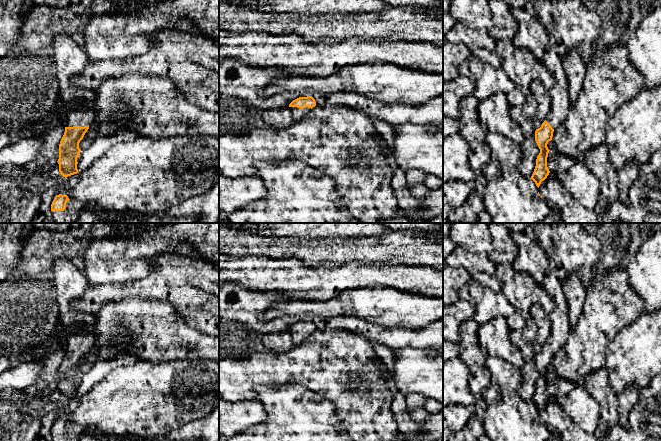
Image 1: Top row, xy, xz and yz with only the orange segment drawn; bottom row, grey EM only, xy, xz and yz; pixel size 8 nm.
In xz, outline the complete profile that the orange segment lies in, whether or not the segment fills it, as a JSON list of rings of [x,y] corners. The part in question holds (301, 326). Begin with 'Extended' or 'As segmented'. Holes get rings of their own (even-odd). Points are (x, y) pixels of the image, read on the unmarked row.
Extended. [[[312,320],[299,321],[289,328],[295,345],[300,345],[315,330],[316,325]]]

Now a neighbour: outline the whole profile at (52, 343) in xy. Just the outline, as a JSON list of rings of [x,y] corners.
[[[64,326],[63,328],[64,332],[61,336],[57,336],[52,333],[45,338],[41,346],[34,349],[31,355],[35,358],[35,360],[43,360],[47,355],[58,352],[61,345],[66,346],[67,339],[69,338],[71,332]]]

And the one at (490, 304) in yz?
[[[471,282],[459,290],[459,299],[474,305],[473,319],[478,324],[486,323],[498,316],[507,320],[510,330],[521,329],[526,324],[524,317],[507,300],[502,291],[495,292]]]

